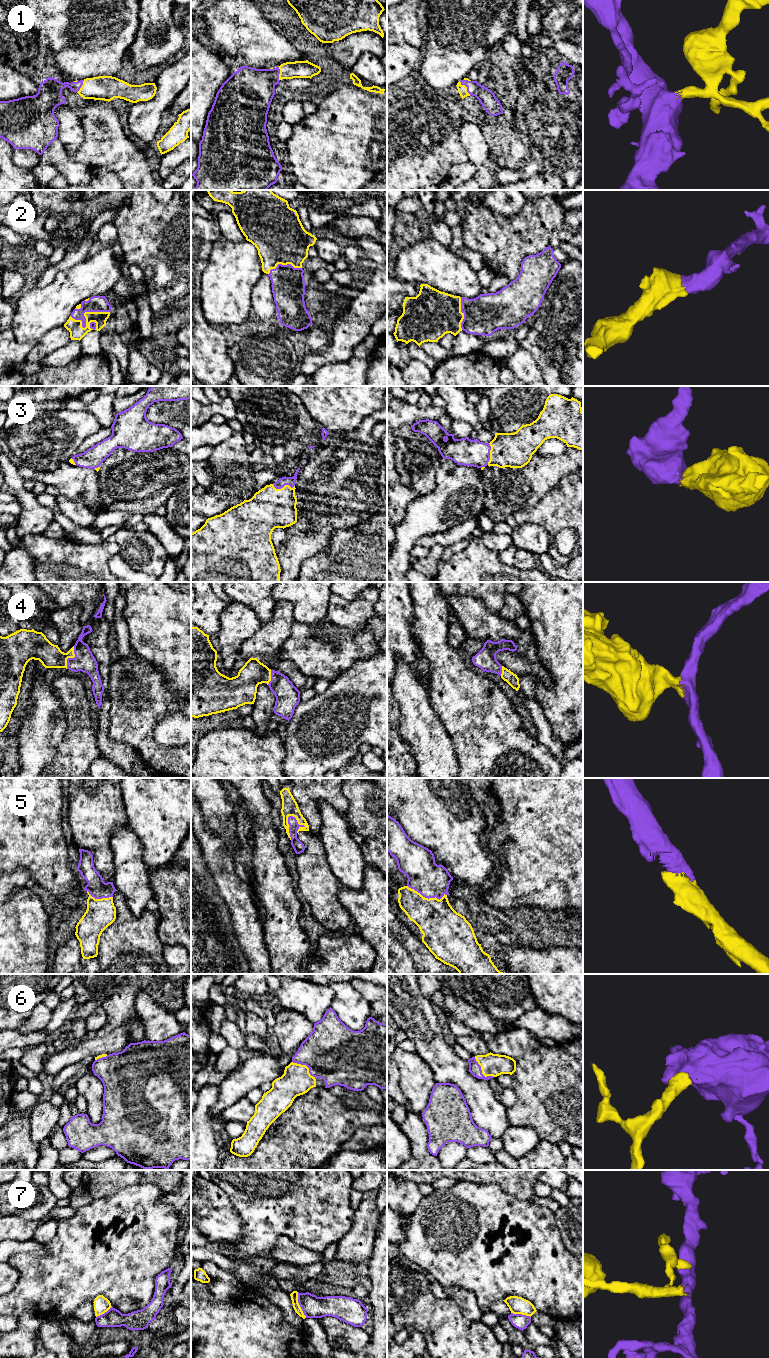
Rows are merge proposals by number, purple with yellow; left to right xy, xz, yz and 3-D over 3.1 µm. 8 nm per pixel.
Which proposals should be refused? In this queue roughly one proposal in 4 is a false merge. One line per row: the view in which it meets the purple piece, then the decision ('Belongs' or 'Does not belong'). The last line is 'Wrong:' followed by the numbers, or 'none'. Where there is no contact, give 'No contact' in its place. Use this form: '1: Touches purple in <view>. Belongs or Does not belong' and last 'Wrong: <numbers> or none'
1: Touches purple in yz. Belongs
2: Touches purple in xy. Belongs
3: Touches purple in xz. Belongs
4: Touches purple in xy. Belongs
5: Touches purple in xz. Belongs
6: Touches purple in xz. Belongs
7: Touches purple in xz. Does not belong
Wrong: 7

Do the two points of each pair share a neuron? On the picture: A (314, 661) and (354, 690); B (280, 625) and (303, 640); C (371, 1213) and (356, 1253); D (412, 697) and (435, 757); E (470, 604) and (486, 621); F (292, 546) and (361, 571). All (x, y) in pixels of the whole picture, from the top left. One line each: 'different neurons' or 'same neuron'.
A: different neurons
B: different neurons
C: same neuron
D: same neuron
E: same neuron
F: different neurons

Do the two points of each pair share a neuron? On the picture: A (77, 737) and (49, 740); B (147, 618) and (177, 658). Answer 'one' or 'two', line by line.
A: two
B: one

